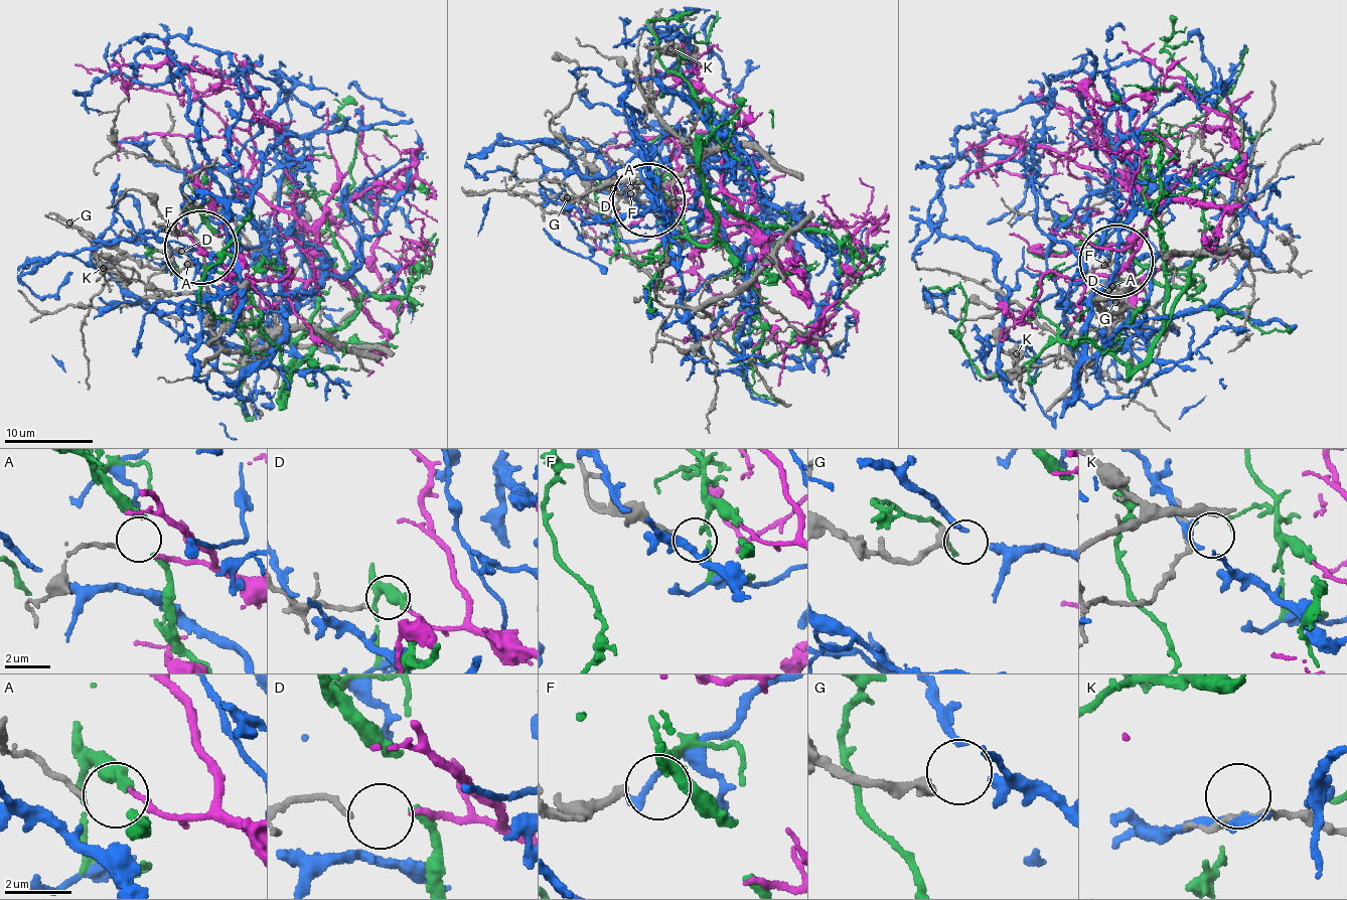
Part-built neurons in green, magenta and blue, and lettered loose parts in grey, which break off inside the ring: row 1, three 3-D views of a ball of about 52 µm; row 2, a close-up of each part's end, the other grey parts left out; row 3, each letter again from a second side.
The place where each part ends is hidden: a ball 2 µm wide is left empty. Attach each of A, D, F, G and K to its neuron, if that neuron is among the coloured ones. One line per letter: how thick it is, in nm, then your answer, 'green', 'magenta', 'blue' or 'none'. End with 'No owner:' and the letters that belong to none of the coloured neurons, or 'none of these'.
A: 160 nm | green
D: 170 nm | magenta
F: 280 nm | none
G: 440 nm | blue
K: 140 nm | none
No owner: F, K

